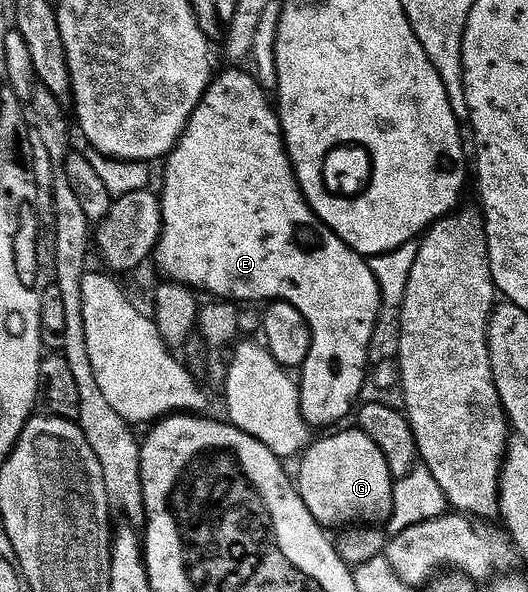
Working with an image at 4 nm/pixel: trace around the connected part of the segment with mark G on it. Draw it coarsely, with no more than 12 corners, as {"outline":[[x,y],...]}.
{"outline":[[358,429],[312,438],[293,479],[324,529],[391,514],[393,476]]}

